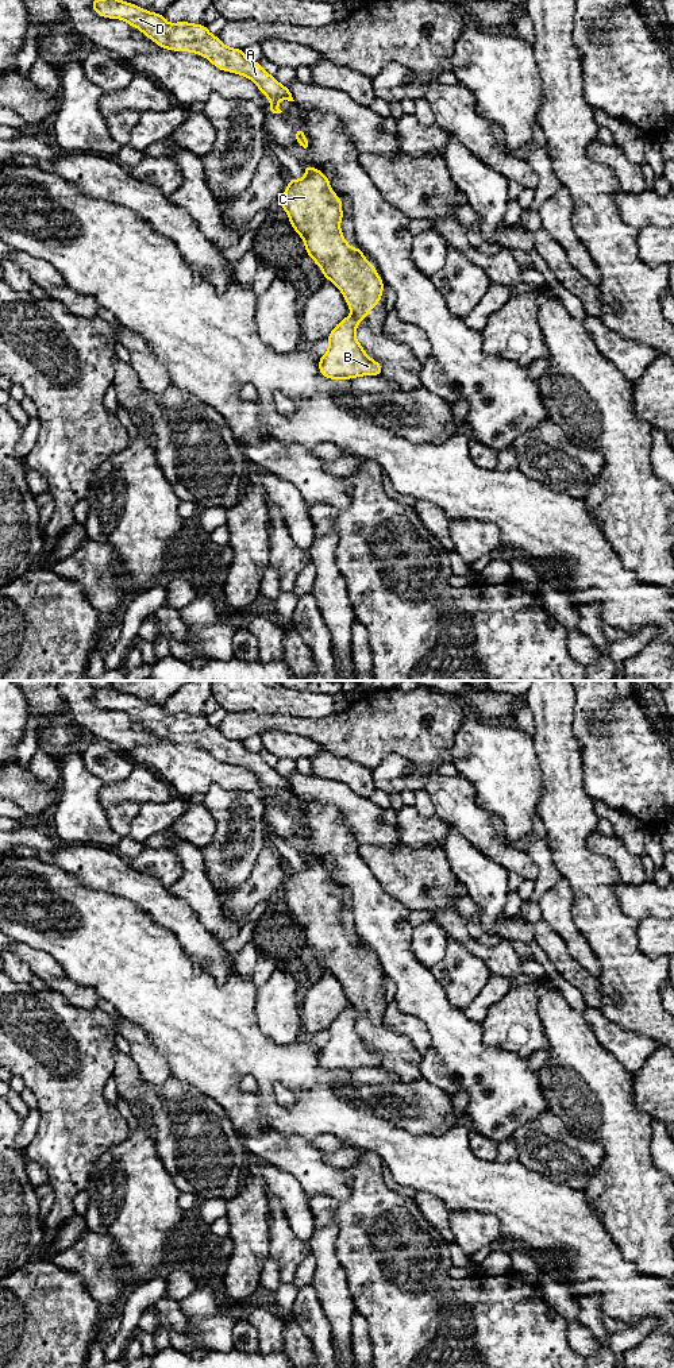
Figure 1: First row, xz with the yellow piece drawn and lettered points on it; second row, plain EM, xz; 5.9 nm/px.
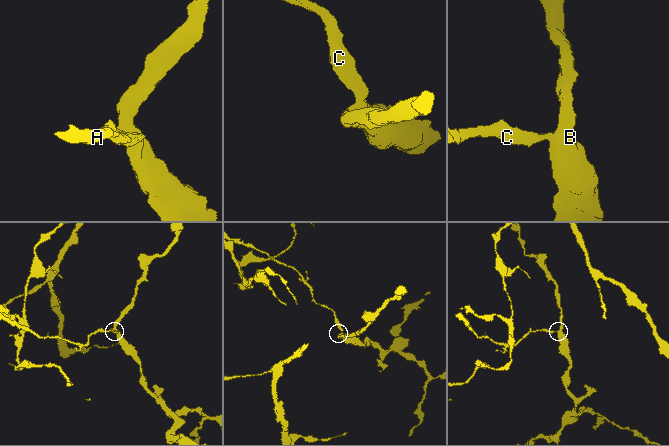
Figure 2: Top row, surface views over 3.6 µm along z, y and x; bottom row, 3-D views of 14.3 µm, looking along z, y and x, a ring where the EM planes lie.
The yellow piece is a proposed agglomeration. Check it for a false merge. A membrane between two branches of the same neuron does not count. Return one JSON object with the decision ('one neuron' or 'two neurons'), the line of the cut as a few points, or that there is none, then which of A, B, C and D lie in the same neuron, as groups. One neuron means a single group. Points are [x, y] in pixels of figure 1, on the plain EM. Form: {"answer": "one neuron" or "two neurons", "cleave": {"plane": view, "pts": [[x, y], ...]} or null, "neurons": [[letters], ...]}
{"answer": "two neurons", "cleave": {"plane": "xz", "pts": [[351, 1005], [358, 1012]]}, "neurons": [["A", "C", "D"], ["B"]]}

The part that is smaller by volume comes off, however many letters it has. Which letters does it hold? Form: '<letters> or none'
A, C, D

